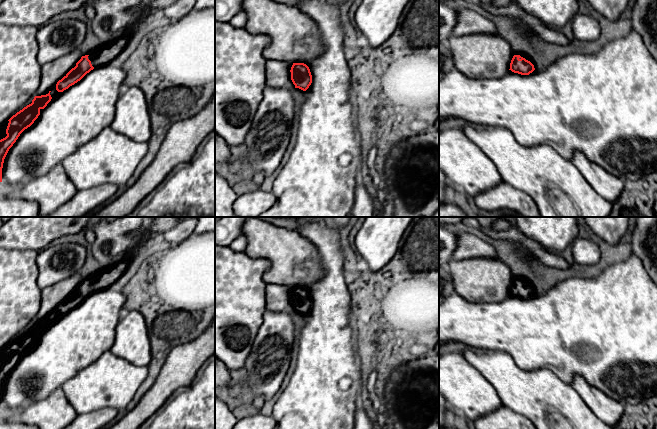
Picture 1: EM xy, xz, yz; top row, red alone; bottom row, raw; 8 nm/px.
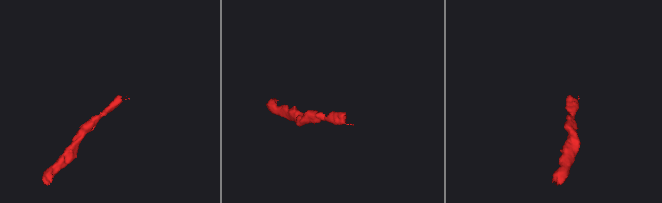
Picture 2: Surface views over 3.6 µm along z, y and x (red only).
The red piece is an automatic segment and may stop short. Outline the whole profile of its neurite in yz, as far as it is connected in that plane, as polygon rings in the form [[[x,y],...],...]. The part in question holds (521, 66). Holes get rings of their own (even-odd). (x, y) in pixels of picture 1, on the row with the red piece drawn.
[[[514,55],[511,60],[509,70],[521,75],[529,75],[535,70],[535,68],[534,68],[534,65],[530,61],[526,60],[520,55]]]

